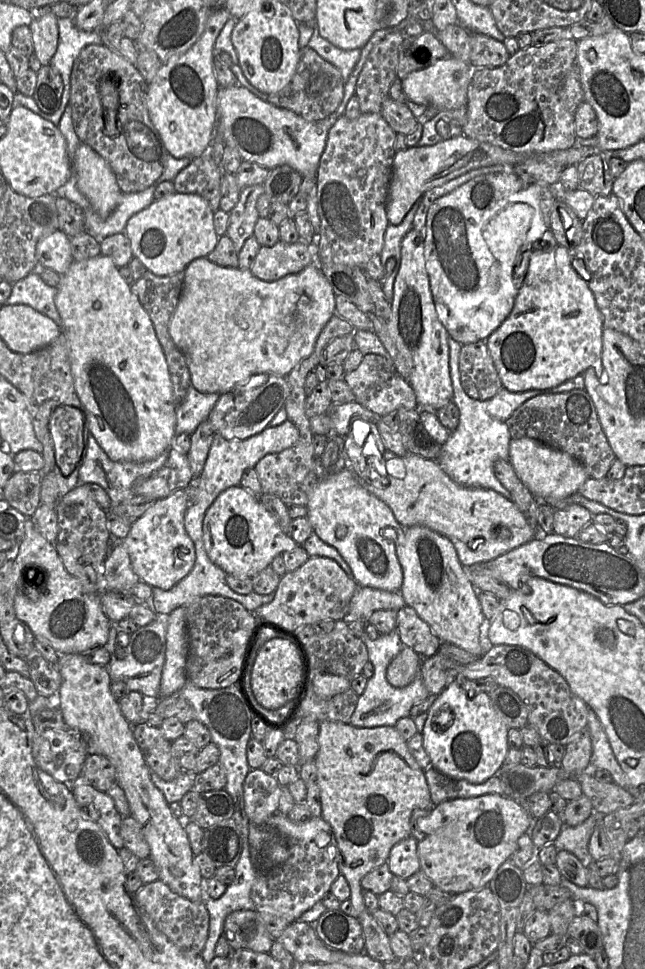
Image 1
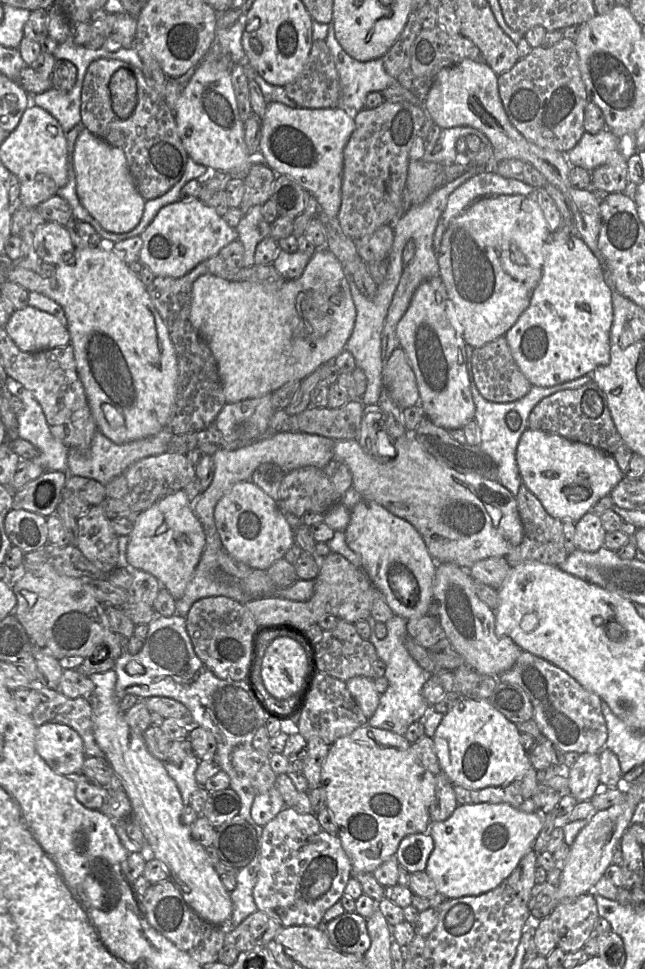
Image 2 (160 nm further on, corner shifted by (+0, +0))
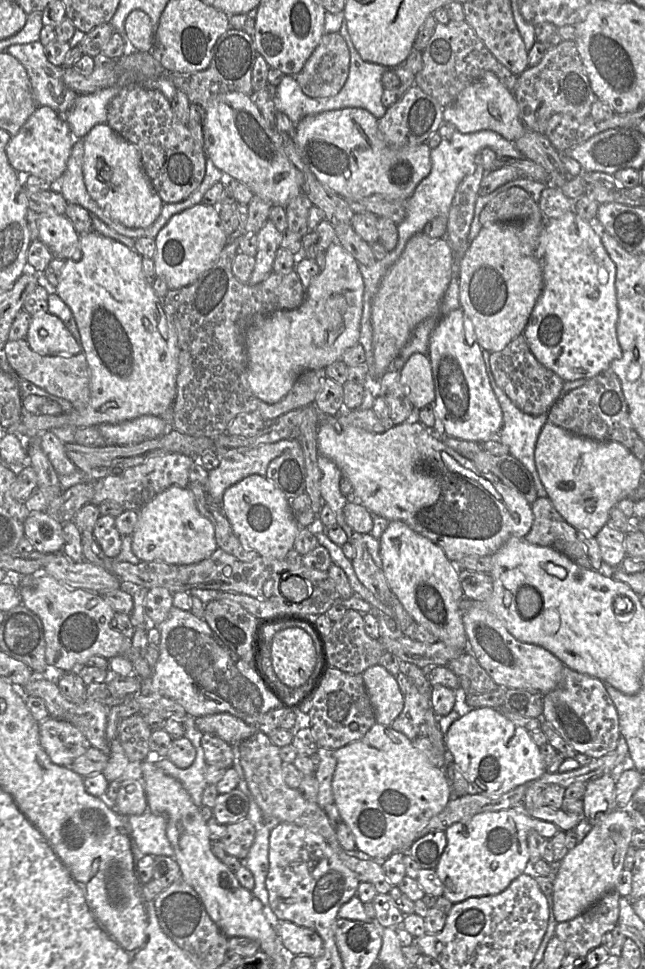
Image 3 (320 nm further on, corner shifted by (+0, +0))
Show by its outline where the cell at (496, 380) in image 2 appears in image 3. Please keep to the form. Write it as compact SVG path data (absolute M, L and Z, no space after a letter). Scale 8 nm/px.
M523 335L514 338L503 350L491 352L489 366L498 387L520 410L529 415L547 414L552 405L562 396L565 381L536 359Z

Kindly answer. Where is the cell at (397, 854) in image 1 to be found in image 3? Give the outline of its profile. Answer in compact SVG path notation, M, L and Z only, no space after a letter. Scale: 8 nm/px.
M434 831L416 839L405 854L410 855L421 869L435 869L446 845L445 832Z

